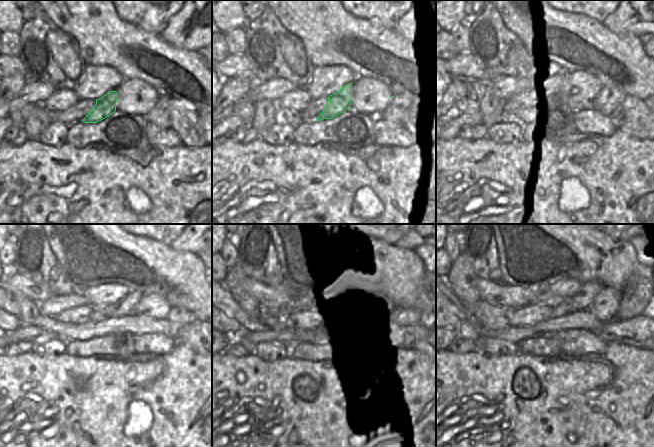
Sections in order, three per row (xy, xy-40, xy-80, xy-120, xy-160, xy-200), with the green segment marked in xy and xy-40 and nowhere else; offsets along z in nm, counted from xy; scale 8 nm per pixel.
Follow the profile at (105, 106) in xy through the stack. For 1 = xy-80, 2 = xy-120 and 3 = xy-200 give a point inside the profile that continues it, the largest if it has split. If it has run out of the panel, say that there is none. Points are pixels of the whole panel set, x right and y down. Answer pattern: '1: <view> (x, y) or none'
1: xy-80 (569, 96)
2: xy-120 (126, 306)
3: xy-200 (583, 299)

